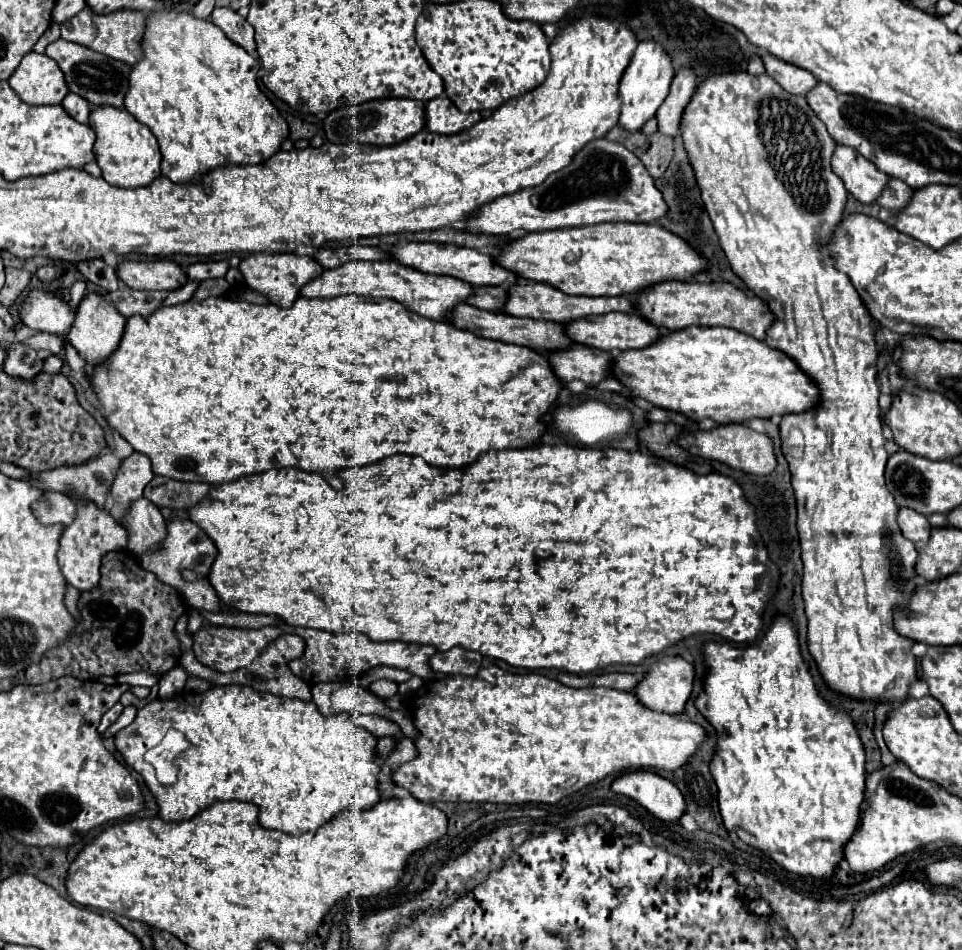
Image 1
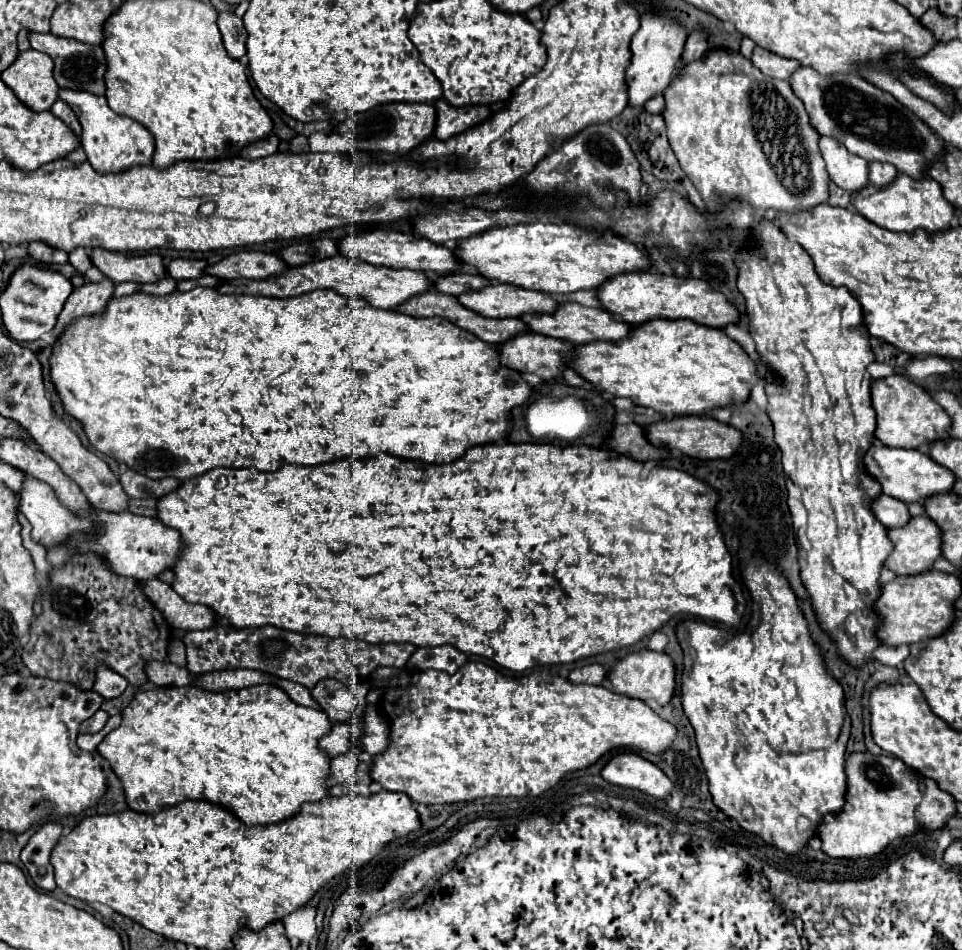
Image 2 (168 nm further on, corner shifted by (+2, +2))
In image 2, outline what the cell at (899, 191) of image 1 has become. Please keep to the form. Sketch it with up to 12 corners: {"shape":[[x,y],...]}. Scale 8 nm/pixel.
{"shape":[[869,162],[869,182],[885,188],[897,178],[891,164]]}

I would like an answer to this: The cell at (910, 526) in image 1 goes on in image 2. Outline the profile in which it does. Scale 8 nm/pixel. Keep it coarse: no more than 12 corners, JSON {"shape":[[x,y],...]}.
{"shape":[[881,496],[873,502],[877,520],[889,528],[907,526],[905,502]]}

